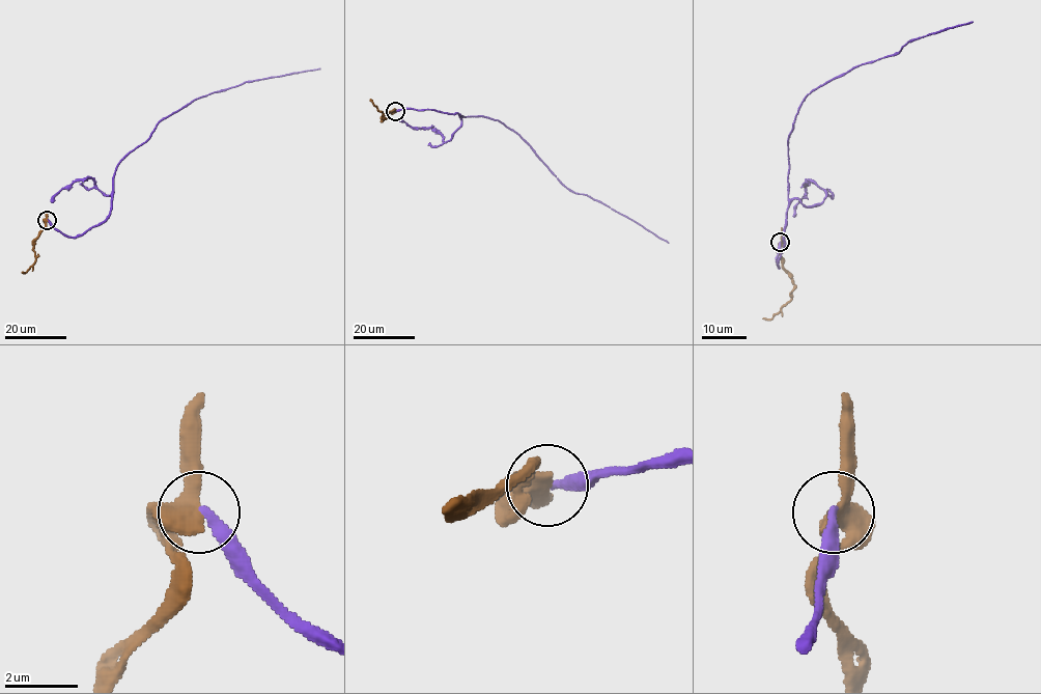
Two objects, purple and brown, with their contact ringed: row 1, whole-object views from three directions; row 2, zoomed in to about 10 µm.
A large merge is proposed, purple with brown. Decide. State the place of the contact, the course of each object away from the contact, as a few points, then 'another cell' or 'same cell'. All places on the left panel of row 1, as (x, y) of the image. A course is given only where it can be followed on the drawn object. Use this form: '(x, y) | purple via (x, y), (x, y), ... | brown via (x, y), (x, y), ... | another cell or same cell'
(47, 220) | purple via (47, 219), (72, 237), (100, 225), (109, 214), (117, 165), (158, 123), (195, 99), (319, 68) | brown via (47, 219), (34, 240), (35, 261), (21, 272) | another cell

